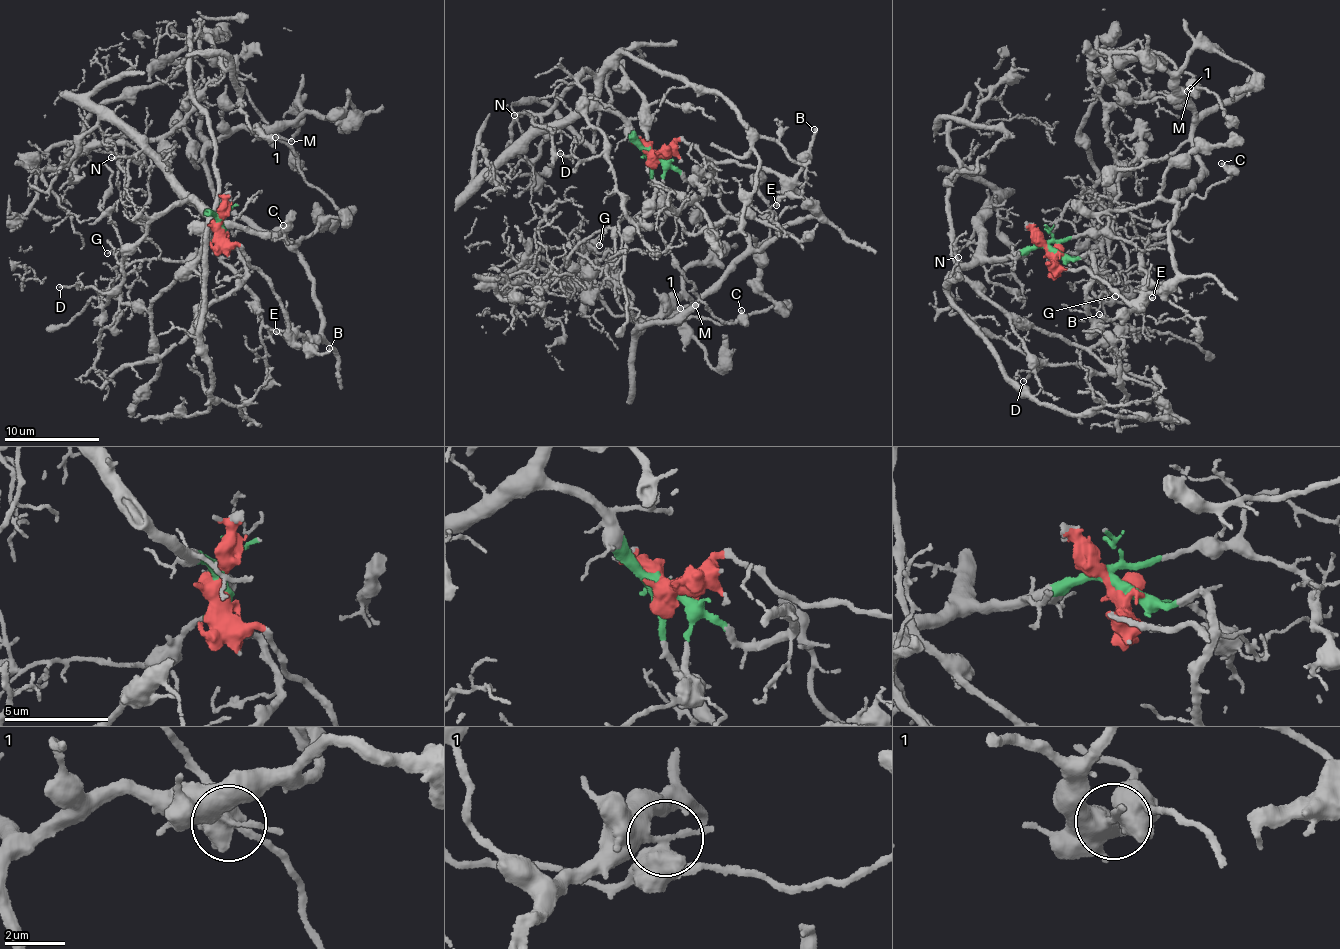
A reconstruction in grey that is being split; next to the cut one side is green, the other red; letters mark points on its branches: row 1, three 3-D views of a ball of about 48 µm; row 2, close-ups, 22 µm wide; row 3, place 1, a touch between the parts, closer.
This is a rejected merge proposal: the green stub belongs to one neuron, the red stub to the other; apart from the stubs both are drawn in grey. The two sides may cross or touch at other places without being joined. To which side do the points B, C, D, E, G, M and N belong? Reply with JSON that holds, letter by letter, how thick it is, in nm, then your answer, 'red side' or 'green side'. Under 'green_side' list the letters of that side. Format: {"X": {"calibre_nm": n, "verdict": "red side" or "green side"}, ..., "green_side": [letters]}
{"B": {"calibre_nm": 220, "verdict": "red side"}, "C": {"calibre_nm": 320, "verdict": "green side"}, "D": {"calibre_nm": 140, "verdict": "green side"}, "E": {"calibre_nm": 160, "verdict": "red side"}, "G": {"calibre_nm": 130, "verdict": "green side"}, "M": {"calibre_nm": 150, "verdict": "red side"}, "N": {"calibre_nm": 140, "verdict": "green side"}, "green_side": ["C", "D", "G", "N"]}

